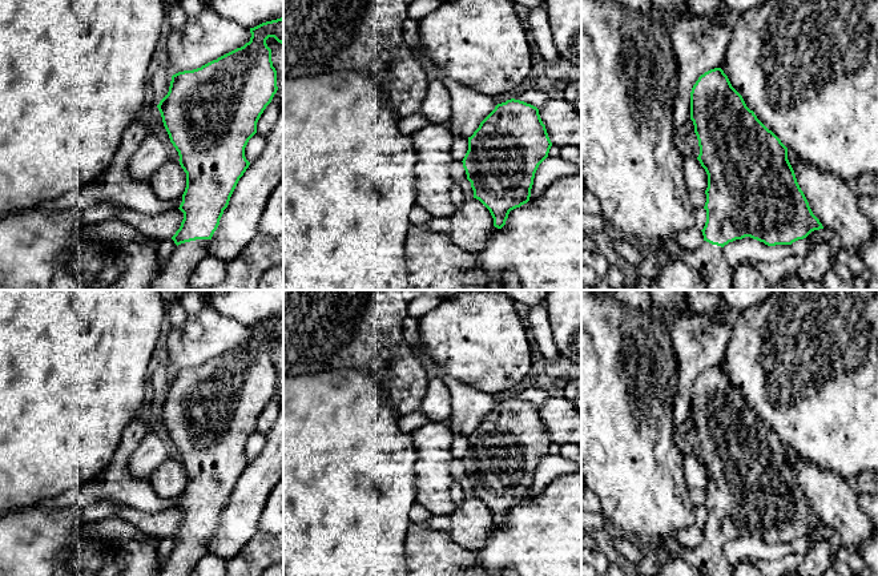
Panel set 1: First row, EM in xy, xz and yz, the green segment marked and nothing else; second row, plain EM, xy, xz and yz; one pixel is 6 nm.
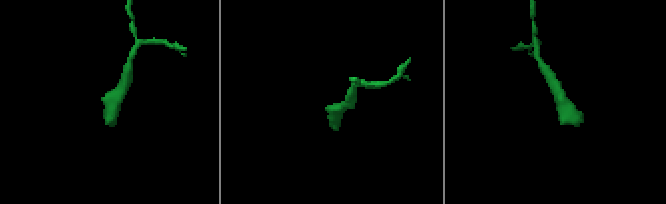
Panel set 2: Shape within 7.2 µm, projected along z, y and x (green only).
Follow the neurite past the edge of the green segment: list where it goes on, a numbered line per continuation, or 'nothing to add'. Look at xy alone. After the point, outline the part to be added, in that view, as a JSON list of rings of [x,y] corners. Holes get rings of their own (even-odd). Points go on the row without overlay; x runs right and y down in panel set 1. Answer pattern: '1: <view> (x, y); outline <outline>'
1: xy (186, 554); outline [[[196,537],[178,543],[156,576],[190,576],[194,565],[209,552],[209,540],[210,537]]]

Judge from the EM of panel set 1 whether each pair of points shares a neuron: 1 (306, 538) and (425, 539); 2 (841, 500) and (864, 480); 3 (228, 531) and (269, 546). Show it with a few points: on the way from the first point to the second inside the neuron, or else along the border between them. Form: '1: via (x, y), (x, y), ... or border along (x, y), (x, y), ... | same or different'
1: border along (410, 522), (405, 562) | different
2: border along (845, 480), (858, 495) | different
3: border along (258, 531), (228, 560) | different

